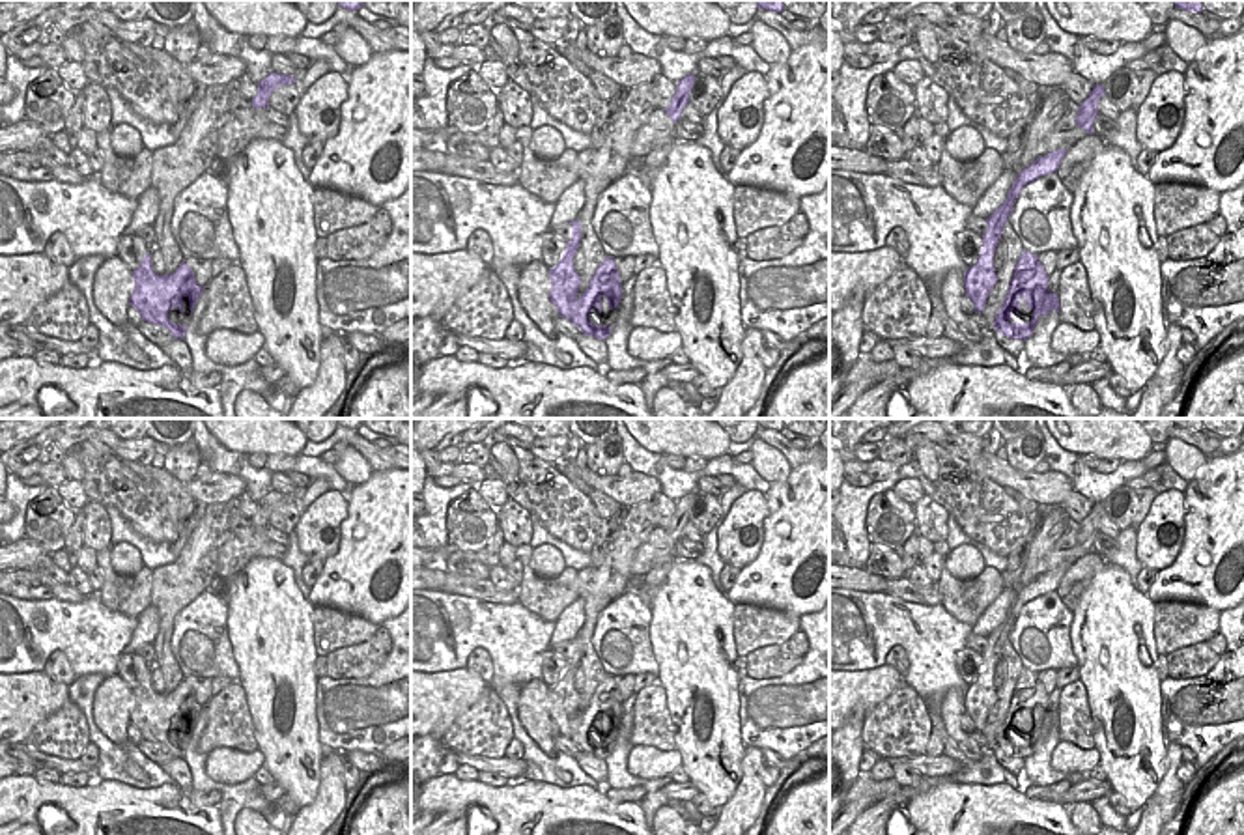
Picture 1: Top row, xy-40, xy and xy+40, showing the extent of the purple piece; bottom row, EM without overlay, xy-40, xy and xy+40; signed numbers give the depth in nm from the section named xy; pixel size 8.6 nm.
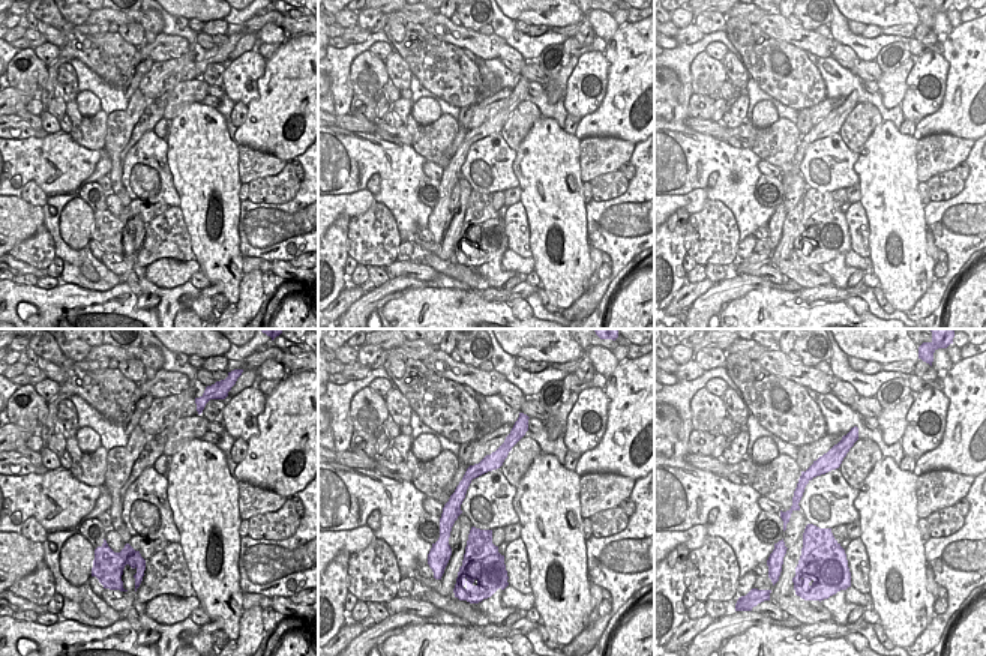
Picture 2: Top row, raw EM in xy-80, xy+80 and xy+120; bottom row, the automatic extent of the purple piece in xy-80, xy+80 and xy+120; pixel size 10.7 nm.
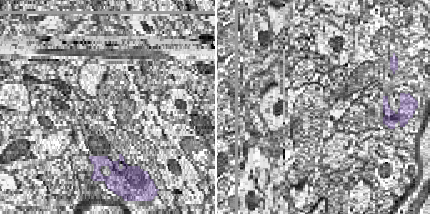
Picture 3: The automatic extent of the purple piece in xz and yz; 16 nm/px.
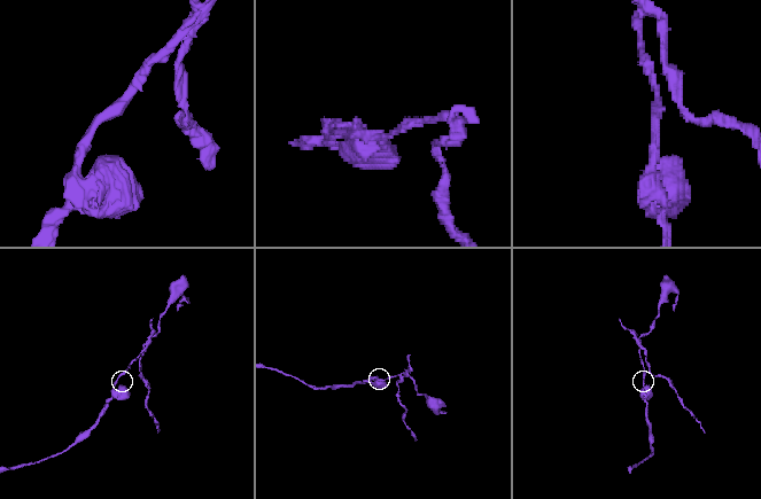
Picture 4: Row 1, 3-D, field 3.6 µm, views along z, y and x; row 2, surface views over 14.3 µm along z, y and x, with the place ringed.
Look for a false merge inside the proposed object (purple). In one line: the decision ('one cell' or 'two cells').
one cell

